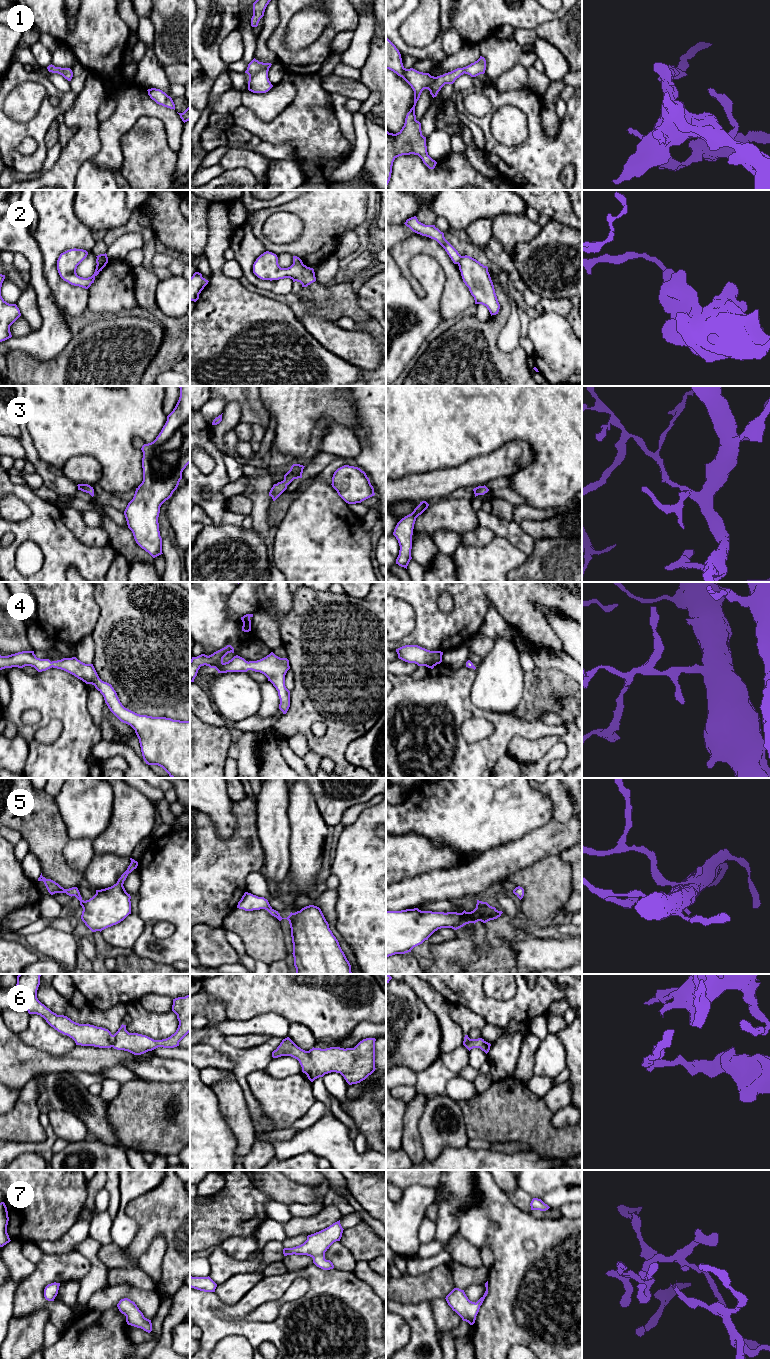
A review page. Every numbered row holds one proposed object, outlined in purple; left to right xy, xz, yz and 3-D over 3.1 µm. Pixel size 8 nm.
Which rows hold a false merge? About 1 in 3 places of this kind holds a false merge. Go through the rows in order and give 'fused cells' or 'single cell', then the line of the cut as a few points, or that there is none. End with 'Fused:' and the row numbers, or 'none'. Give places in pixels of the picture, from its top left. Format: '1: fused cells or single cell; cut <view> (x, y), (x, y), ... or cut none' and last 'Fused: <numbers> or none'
1: single cell; cut none
2: fused cells; cut xz (293, 263), (302, 264)
3: single cell; cut none
4: single cell; cut none
5: single cell; cut none
6: single cell; cut none
7: single cell; cut none
Fused: 2

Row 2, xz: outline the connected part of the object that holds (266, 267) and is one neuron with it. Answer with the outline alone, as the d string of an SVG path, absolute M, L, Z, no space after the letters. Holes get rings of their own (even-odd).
M266 251L261 254L253 264L253 273L262 280L279 280L290 278L297 281L302 287L307 287L316 281L313 268L304 264L292 264L288 268L281 268L276 254Z

